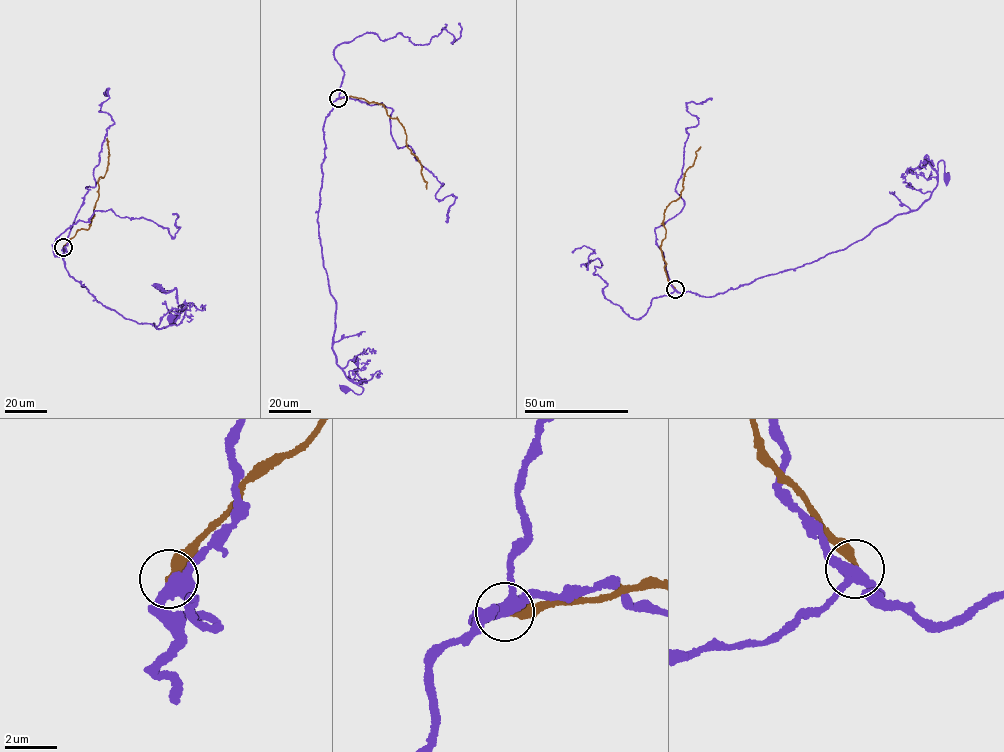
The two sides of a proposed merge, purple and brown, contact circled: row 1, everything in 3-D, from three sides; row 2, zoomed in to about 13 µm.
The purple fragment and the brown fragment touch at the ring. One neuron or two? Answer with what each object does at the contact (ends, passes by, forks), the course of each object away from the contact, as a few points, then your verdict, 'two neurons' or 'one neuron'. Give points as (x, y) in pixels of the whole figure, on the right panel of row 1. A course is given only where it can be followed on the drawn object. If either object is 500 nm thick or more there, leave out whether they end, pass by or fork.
purple forks; brown ends; course purple (675, 289), (707, 297), (819, 260), (919, 208), (937, 185), (942, 160), (945, 178); course brown (675, 289), (668, 280), (660, 248), (665, 237), (664, 210), (679, 197), (684, 172), (700, 146); two neurons

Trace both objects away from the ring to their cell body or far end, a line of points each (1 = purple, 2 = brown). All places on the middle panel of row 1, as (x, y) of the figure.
1: (338, 98), (324, 122), (317, 219), (336, 307), (332, 350), (346, 377), (363, 389), (358, 394), (344, 388)
2: (338, 98), (350, 96), (383, 104), (387, 114), (399, 121), (407, 145), (420, 162), (427, 189)

